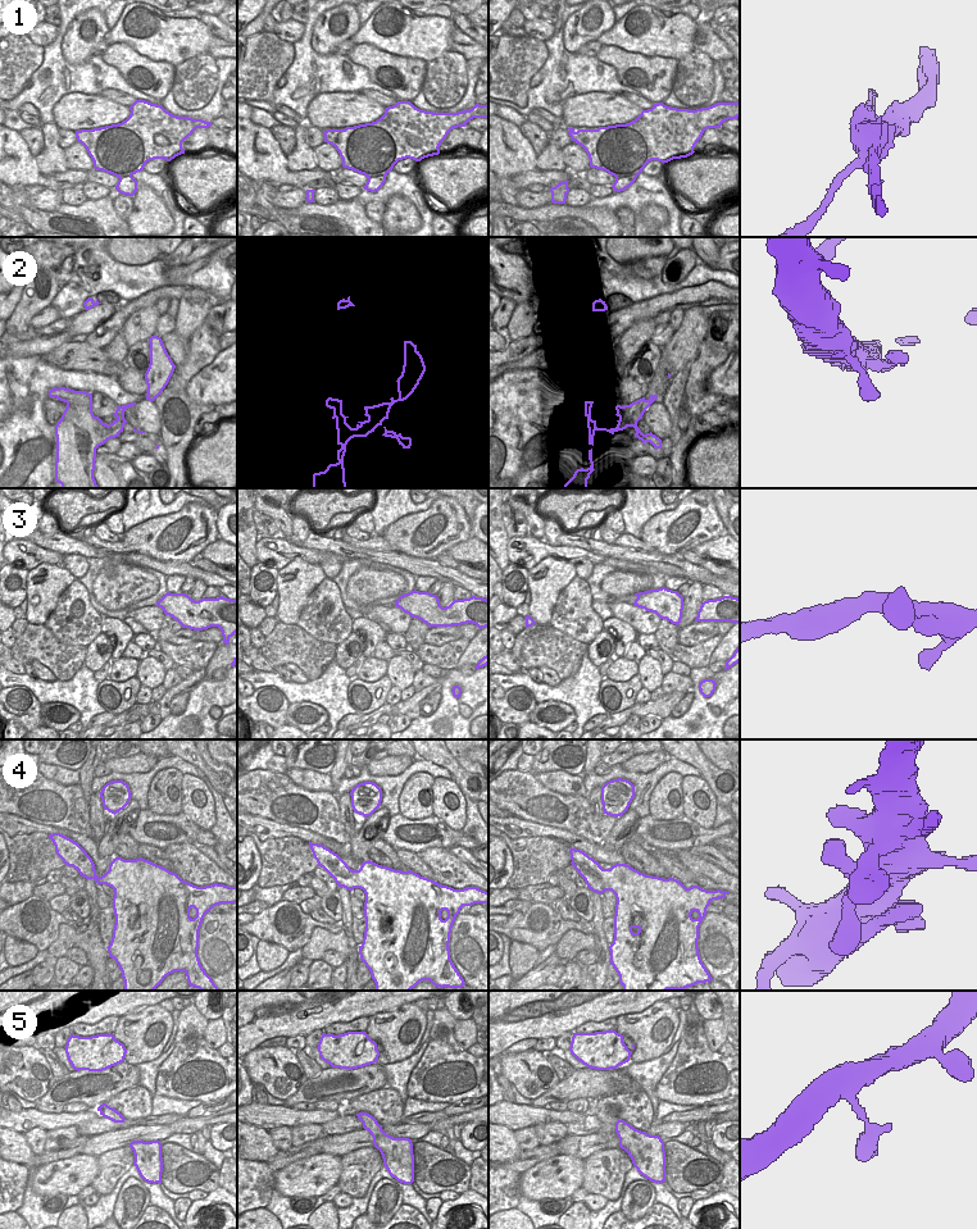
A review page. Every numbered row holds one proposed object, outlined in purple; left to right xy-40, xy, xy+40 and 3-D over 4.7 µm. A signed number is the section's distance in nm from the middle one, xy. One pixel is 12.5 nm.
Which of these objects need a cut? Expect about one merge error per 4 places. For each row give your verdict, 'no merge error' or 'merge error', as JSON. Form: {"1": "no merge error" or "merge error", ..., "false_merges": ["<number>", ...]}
{"1": "merge error", "2": "no merge error", "3": "no merge error", "4": "no merge error", "5": "no merge error", "false_merges": ["1"]}

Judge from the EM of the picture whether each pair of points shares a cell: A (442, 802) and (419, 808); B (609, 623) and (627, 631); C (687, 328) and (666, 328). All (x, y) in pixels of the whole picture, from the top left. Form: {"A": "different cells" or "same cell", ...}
{"A": "different cells", "B": "same cell", "C": "different cells"}

